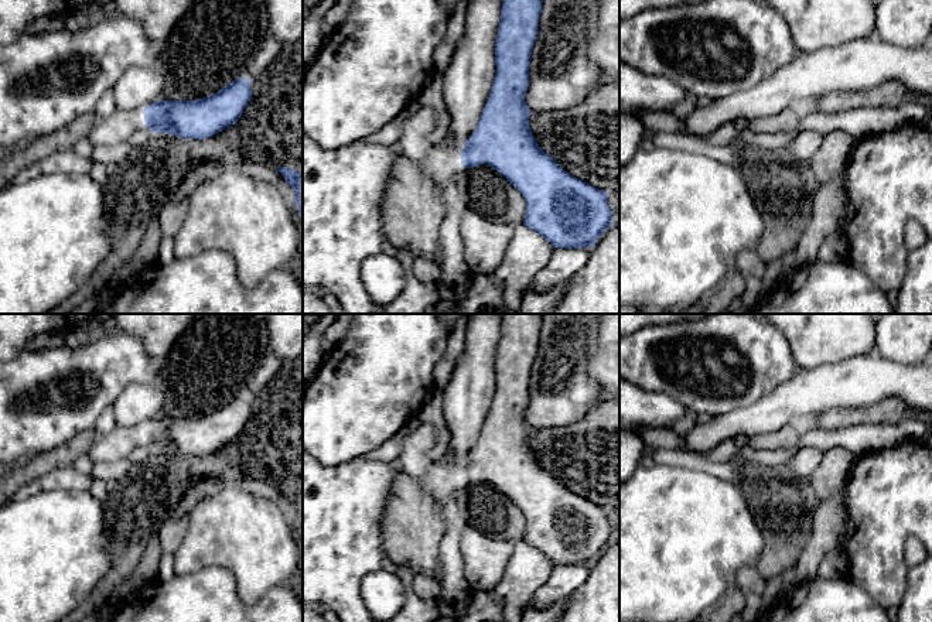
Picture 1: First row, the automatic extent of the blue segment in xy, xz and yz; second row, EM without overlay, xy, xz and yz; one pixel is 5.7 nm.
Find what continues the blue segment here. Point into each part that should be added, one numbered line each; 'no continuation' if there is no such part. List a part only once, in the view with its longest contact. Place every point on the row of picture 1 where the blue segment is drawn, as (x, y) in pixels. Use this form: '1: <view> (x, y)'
1: xy (122, 126)

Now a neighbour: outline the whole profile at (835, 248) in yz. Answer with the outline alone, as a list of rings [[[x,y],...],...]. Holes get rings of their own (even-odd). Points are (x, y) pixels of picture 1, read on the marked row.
[[[840,230],[832,233],[820,246],[817,259],[822,262],[849,262],[849,242]]]

